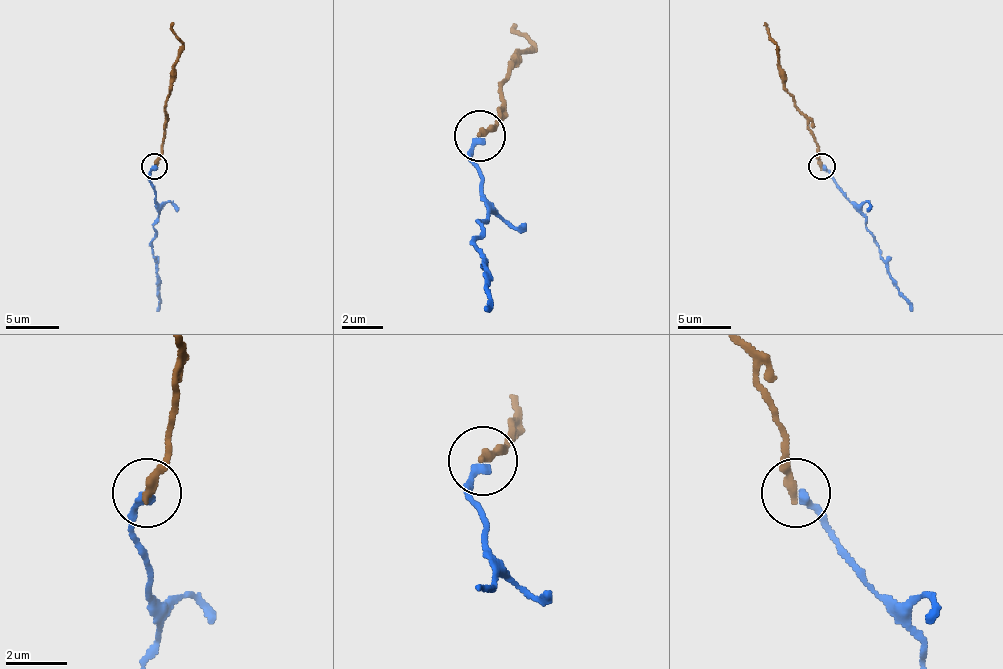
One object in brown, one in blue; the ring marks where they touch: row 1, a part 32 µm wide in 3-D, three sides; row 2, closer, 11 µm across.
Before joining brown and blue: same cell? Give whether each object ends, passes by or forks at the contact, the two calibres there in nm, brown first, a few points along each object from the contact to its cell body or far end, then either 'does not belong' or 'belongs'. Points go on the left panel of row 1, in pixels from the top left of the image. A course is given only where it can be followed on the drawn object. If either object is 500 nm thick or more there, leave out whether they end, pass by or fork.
brown ends; blue ends; calibres 280 and 280 nm; course brown (154, 165), (162, 152), (164, 107), (180, 48), (172, 22); course blue (154, 165), (148, 178), (159, 216), (151, 245), (156, 274), (156, 311); belongs

